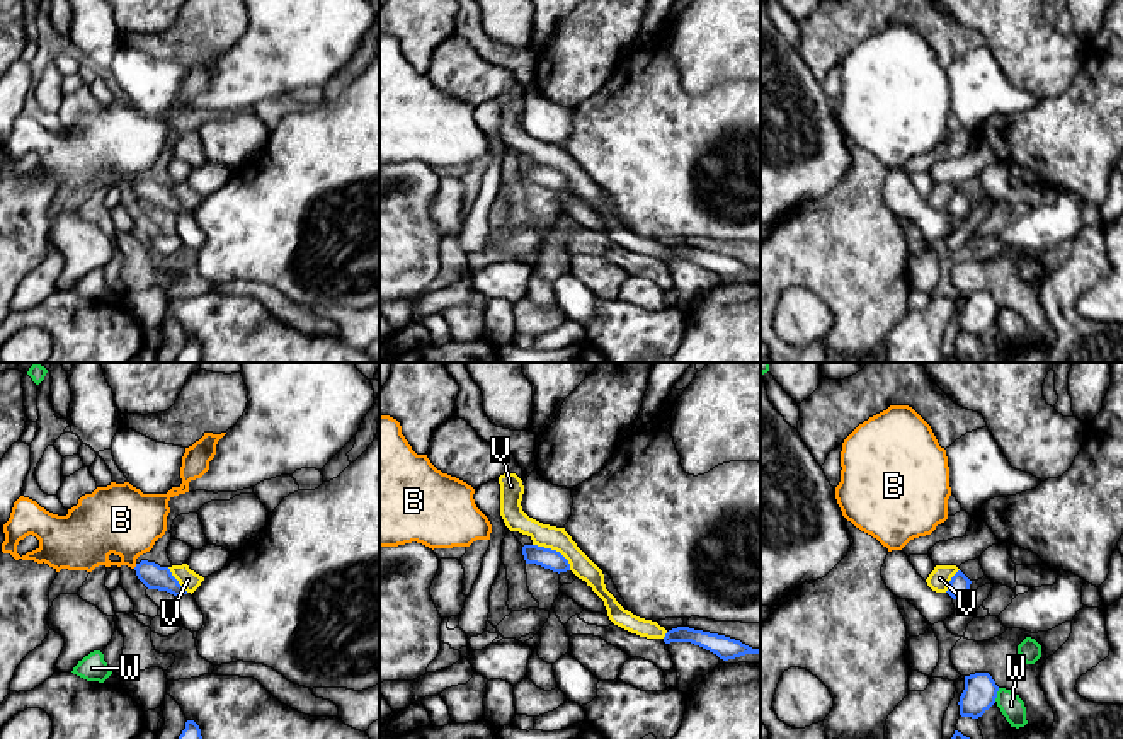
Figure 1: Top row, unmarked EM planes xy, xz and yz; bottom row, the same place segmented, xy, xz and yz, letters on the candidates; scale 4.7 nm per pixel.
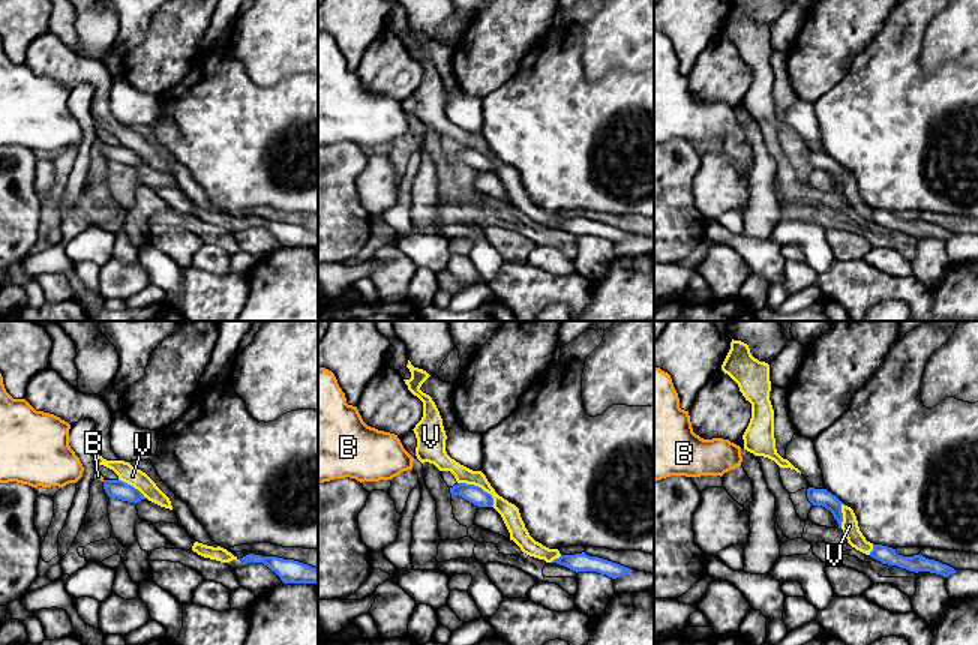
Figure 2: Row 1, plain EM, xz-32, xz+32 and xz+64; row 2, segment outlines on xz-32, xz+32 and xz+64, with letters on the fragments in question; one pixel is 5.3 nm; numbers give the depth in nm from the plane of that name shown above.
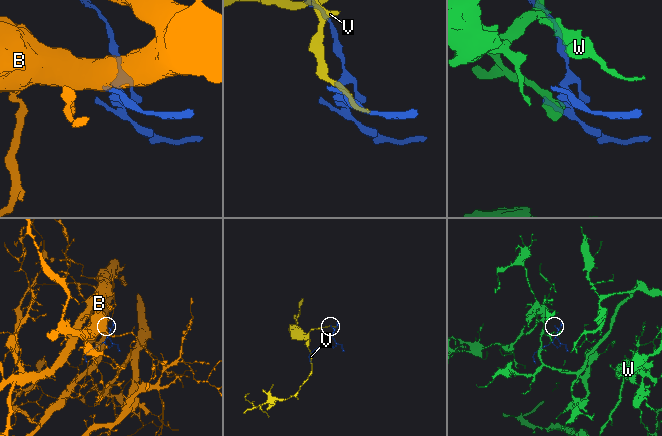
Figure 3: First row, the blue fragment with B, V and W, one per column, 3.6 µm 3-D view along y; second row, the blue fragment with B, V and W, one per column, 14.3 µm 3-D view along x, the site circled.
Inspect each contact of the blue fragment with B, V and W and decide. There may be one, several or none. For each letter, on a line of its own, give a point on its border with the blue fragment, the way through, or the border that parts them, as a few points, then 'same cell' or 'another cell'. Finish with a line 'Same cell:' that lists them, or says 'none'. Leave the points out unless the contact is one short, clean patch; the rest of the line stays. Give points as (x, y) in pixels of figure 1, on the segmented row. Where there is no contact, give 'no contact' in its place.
B: contact xy (136, 566); way xy (153, 576), (136, 566), (128, 557), (121, 520); same cell
V: contact xz (555, 550); another cell
W: contact yz (996, 695); border yz (999, 688), (994, 700); another cell
Same cell: B

